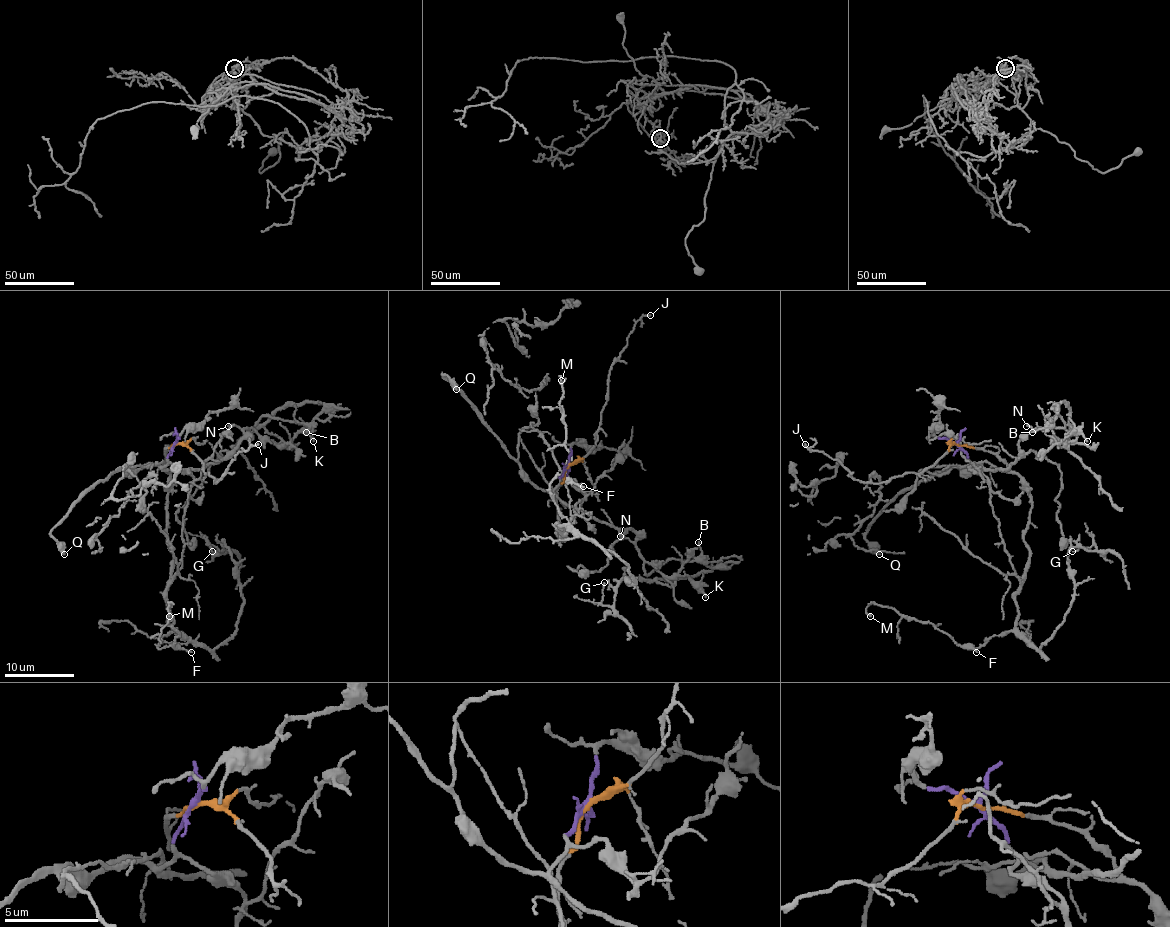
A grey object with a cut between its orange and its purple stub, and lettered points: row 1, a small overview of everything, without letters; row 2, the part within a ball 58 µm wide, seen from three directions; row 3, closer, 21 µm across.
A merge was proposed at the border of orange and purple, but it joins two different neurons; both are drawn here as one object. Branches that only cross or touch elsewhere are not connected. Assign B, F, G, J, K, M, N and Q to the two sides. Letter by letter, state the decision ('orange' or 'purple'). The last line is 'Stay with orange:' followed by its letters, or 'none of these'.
B: purple
F: orange
G: orange
J: orange
K: purple
M: orange
N: purple
Q: purple
Stay with orange: F, G, J, M

